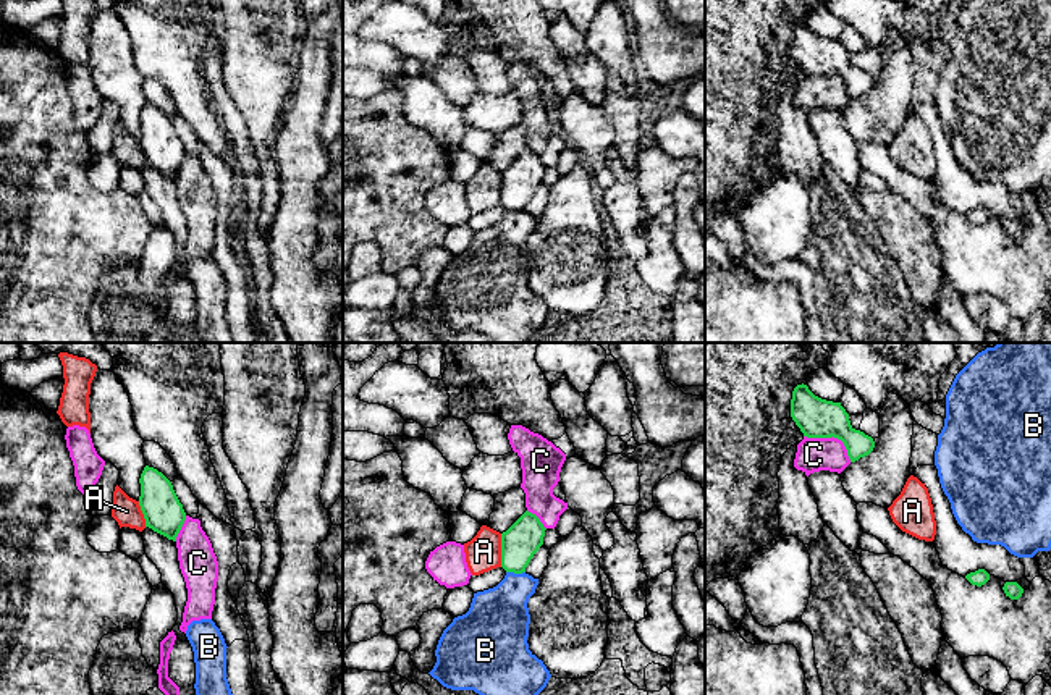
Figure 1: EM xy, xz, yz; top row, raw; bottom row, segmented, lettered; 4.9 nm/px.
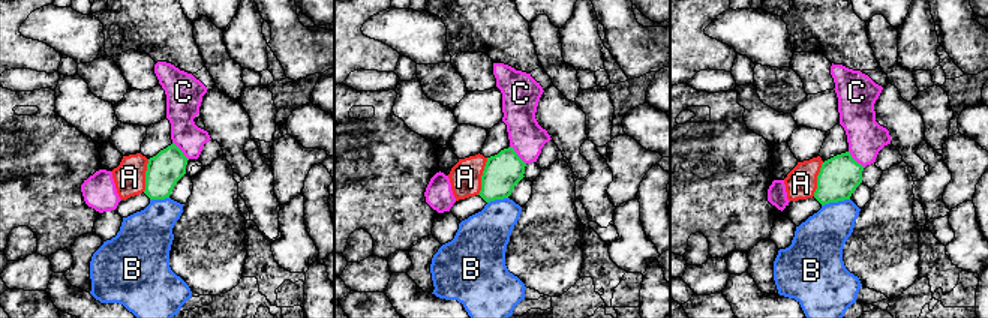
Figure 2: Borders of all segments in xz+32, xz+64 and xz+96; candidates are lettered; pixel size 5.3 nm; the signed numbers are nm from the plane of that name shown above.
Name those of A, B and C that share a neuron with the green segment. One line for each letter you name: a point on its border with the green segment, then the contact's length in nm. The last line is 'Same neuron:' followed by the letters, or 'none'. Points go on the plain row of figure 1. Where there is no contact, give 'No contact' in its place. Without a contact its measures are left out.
Same neuron: none

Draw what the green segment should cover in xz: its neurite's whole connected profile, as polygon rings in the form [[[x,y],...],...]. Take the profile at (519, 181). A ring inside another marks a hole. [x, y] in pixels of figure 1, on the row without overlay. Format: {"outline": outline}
{"outline": [[[526,149],[506,170],[501,171],[501,205],[506,210],[522,212],[534,192],[543,183],[545,165],[540,157]]]}

